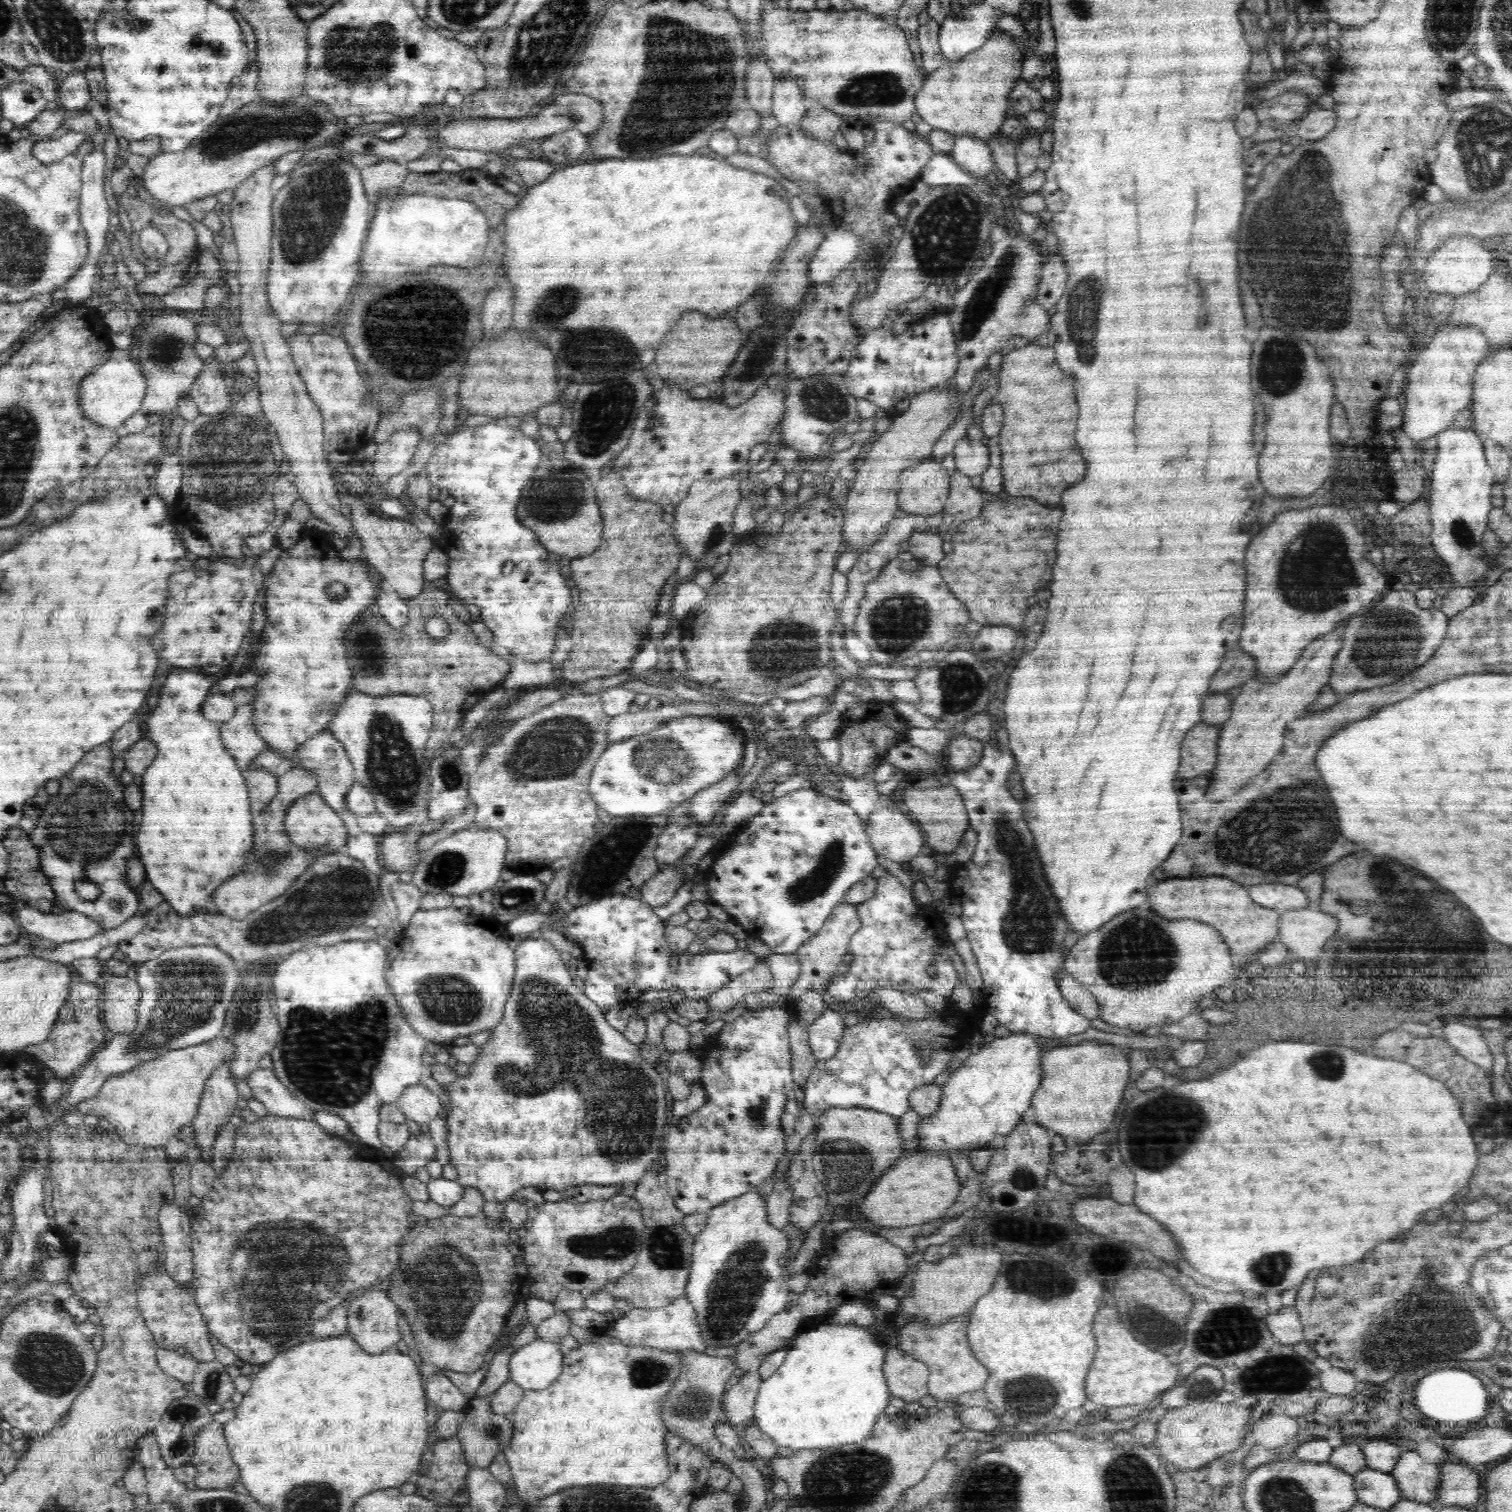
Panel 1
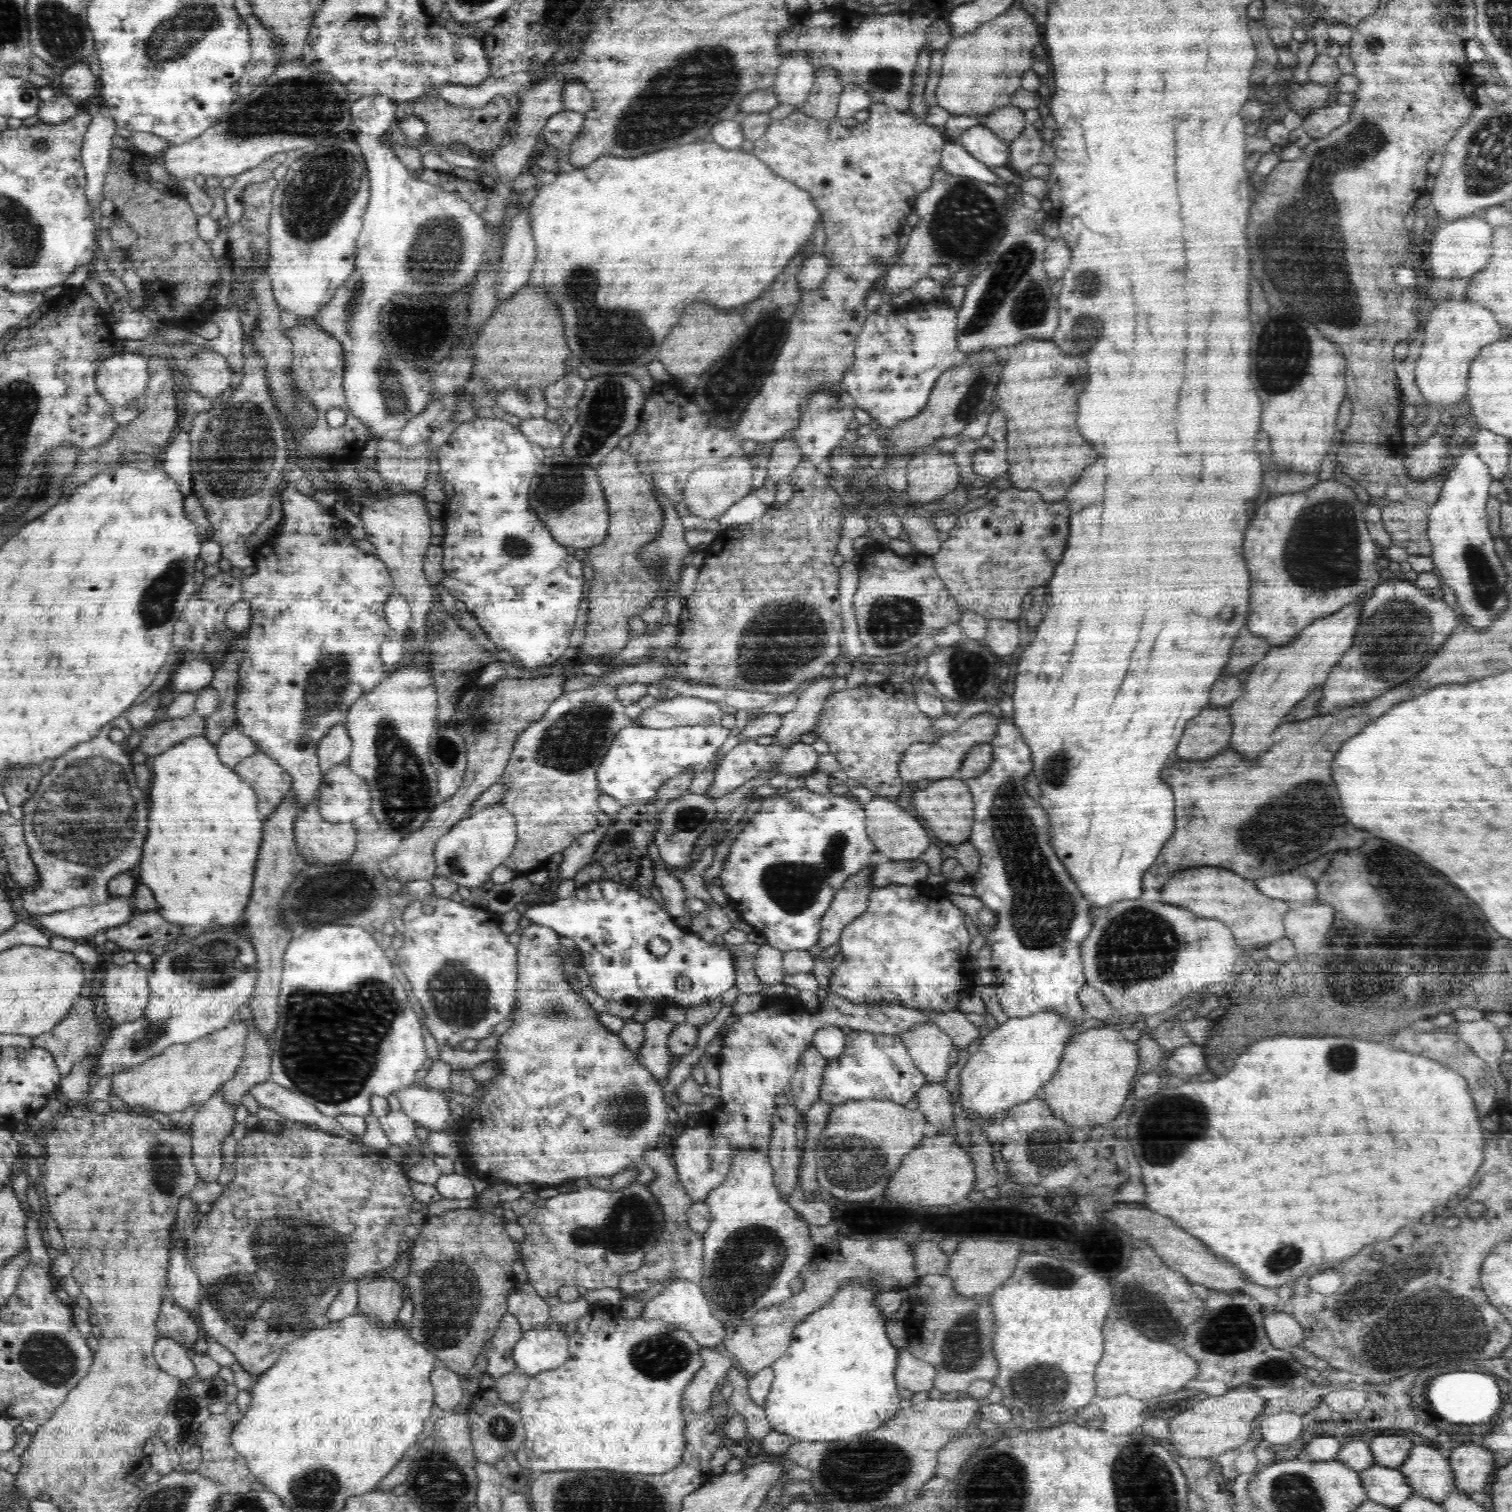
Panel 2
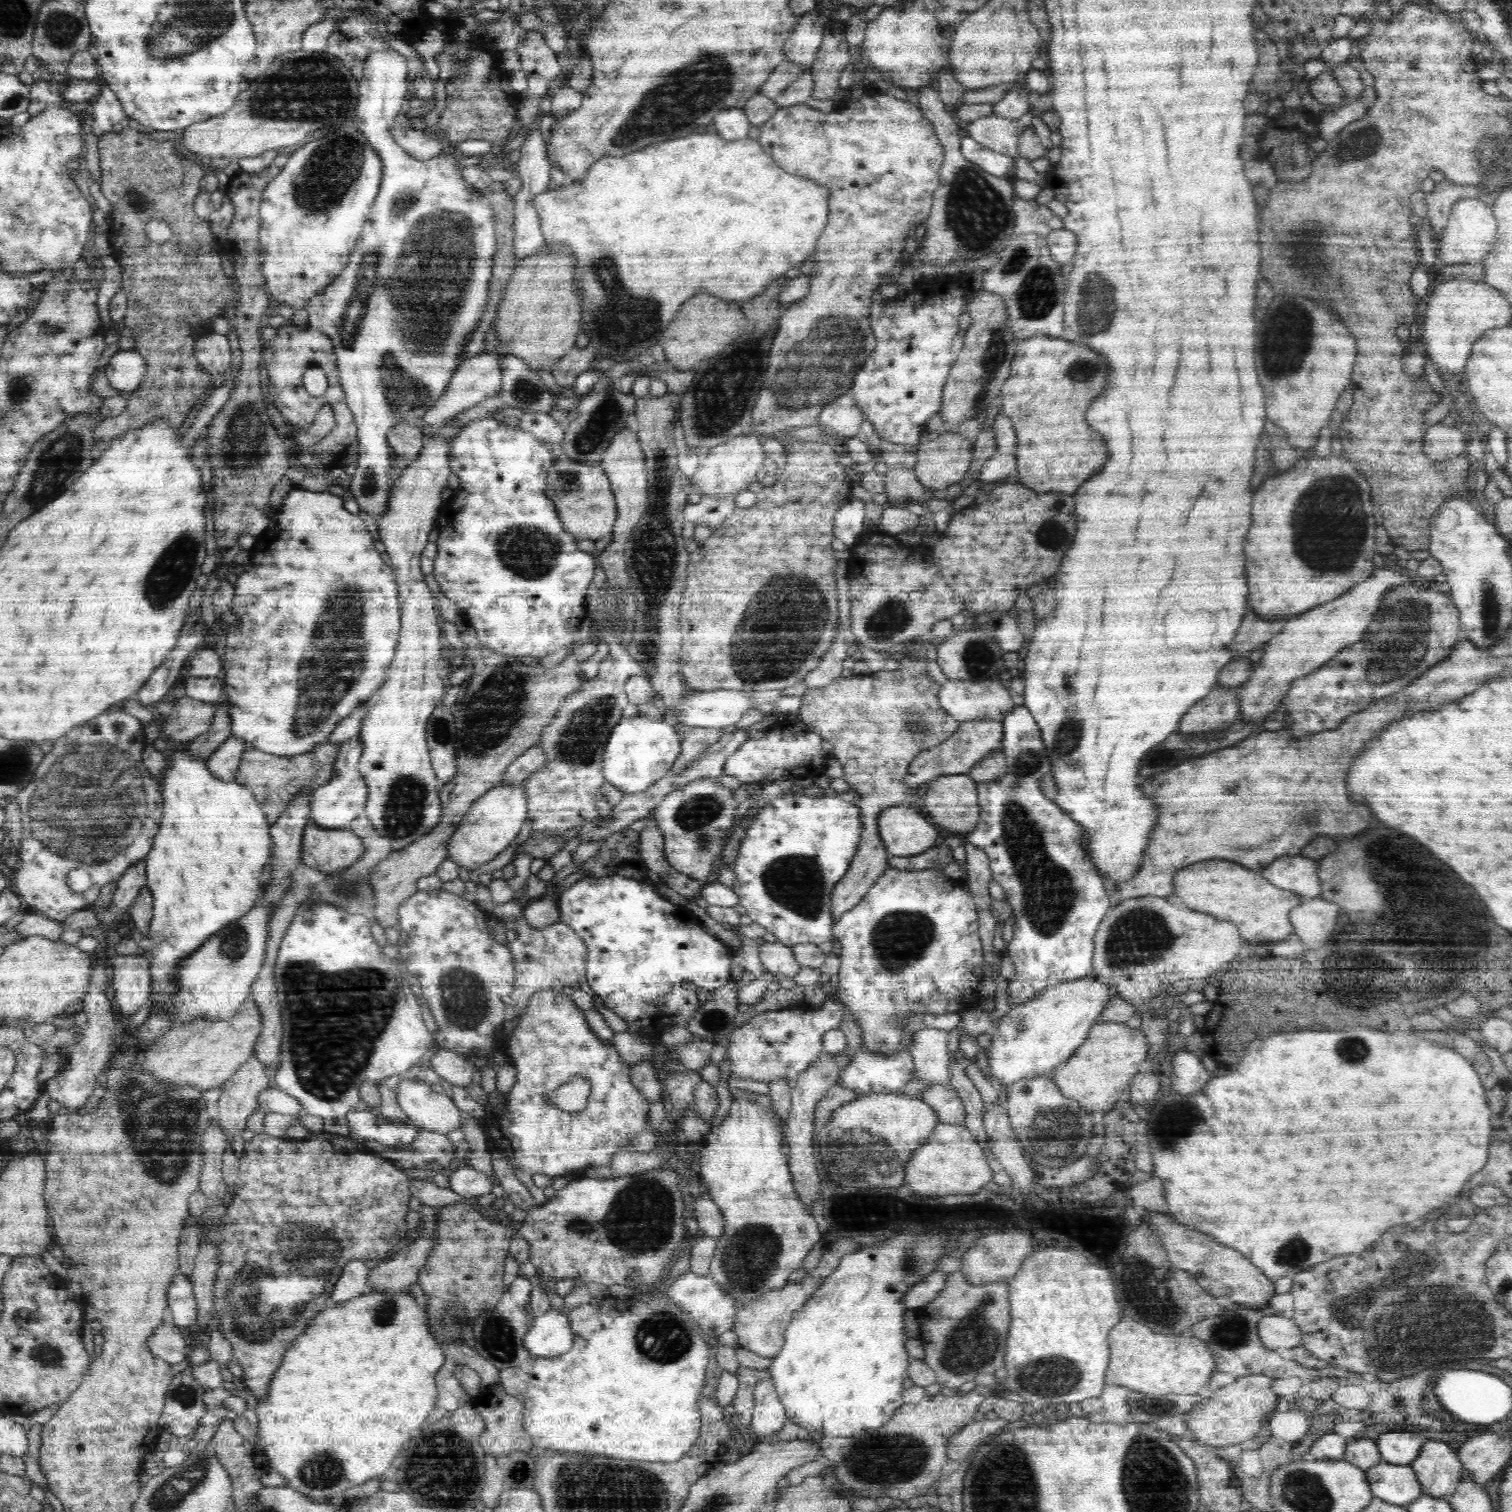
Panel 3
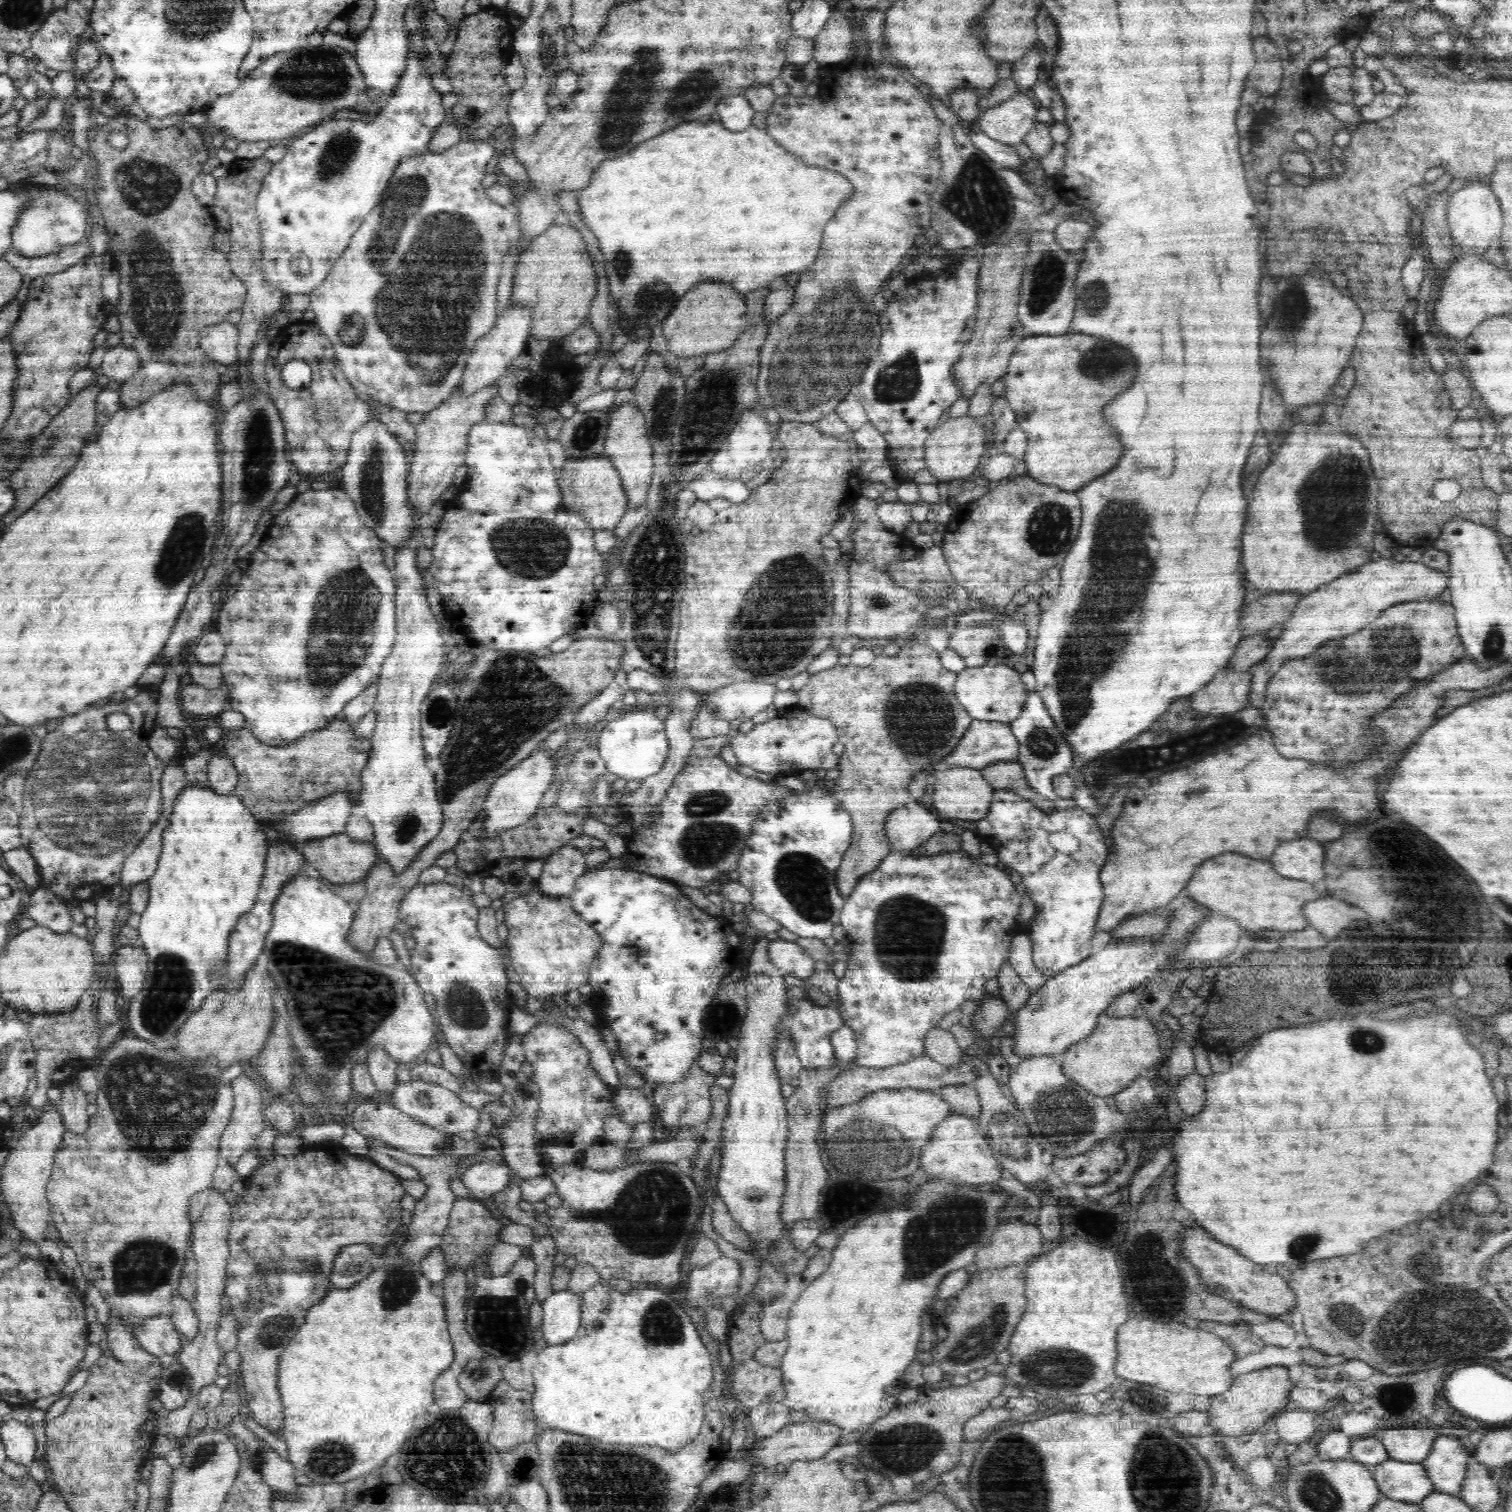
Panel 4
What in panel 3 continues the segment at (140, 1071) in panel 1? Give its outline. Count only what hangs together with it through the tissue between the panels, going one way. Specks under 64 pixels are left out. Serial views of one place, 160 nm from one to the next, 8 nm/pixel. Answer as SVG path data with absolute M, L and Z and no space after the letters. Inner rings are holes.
M252 998L230 1020L210 1021L199 1019L190 1025L174 1028L142 1051L139 1062L143 1072L156 1076L156 1081L180 1088L194 1087L202 1093L219 1088L226 1083L252 1055L256 1039L262 1030L260 1010Z

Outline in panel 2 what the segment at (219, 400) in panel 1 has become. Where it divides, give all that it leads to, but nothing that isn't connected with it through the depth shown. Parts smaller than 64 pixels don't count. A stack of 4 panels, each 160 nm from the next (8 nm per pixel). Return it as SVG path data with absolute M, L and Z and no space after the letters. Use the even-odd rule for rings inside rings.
M203 347L200 354L185 363L184 372L189 378L191 390L206 398L218 398L220 394L229 393L233 372L220 352Z

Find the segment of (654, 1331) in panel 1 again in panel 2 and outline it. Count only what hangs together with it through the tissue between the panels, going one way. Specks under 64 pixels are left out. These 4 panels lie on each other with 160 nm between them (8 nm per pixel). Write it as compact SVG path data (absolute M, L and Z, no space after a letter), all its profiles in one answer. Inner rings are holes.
M676 1280L666 1286L658 1296L649 1300L642 1309L641 1318L644 1320L663 1320L672 1326L679 1326L704 1348L716 1347L723 1342L726 1329L717 1318L711 1315L711 1308L698 1284L690 1280Z

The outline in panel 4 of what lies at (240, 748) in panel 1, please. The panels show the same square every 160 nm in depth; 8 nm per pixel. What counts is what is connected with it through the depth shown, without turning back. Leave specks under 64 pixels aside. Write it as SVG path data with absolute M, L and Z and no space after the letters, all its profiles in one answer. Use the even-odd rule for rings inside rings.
M226 753L212 755L207 773L210 788L218 795L232 794L239 781L238 771Z

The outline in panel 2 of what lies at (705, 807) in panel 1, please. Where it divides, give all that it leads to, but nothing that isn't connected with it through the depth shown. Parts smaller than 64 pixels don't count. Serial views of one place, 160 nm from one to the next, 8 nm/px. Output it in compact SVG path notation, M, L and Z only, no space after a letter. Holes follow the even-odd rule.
M745 740L737 744L735 748L732 748L716 766L714 782L705 794L710 798L720 798L722 795L746 784L748 780L760 773L784 773L789 776L809 774L816 770L819 758L820 755L815 752L812 745L801 742L794 744L793 748L782 749L782 746L774 742L765 746L759 745L755 740Z

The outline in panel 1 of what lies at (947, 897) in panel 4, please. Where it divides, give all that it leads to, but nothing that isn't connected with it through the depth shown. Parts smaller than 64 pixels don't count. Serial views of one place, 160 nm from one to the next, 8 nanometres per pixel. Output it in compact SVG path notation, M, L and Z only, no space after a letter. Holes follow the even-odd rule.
M888 872L877 878L874 896L857 905L857 913L861 922L860 930L852 934L849 945L849 953L854 961L848 974L838 974L826 986L829 995L835 1000L848 1002L868 996L886 984L892 984L907 994L917 995L922 990L930 990L940 996L950 997L954 987L960 984L960 977L952 961L941 953L941 949L951 943L942 923L942 913L931 911L928 905L918 906L910 891ZM930 966L935 966L936 972L930 974Z

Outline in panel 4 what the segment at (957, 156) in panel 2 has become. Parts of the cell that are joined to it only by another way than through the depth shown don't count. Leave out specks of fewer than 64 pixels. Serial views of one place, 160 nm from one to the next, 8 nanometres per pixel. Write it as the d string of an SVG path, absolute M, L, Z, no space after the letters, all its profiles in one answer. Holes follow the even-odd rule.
M977 131L969 132L968 138L978 150L981 150L984 154L988 155L990 160L994 160L995 163L1003 169L1018 169L1026 164L1026 161L1019 158L1015 146L1002 144Z

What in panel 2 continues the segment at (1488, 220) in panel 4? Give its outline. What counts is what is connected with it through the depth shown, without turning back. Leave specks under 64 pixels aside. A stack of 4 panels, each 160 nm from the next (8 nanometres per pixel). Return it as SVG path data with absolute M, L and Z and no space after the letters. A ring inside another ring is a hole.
M1473 215L1442 222L1427 246L1432 278L1473 278L1480 273L1490 260L1494 230L1486 218Z

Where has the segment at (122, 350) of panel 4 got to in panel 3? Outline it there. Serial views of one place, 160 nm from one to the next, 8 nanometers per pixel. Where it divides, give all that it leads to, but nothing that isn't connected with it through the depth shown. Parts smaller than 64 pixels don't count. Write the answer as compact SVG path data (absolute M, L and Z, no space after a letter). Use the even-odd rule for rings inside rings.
M135 349L118 350L103 368L112 388L125 395L134 392L142 384L146 371L146 361Z

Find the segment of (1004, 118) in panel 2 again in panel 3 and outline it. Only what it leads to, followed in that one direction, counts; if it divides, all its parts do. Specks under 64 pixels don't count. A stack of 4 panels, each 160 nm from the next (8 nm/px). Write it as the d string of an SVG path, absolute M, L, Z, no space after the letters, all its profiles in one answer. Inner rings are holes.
M1018 78L1010 86L1004 97L993 104L993 114L1008 120L1020 120L1029 111L1029 94L1031 90L1026 85L1026 78Z

